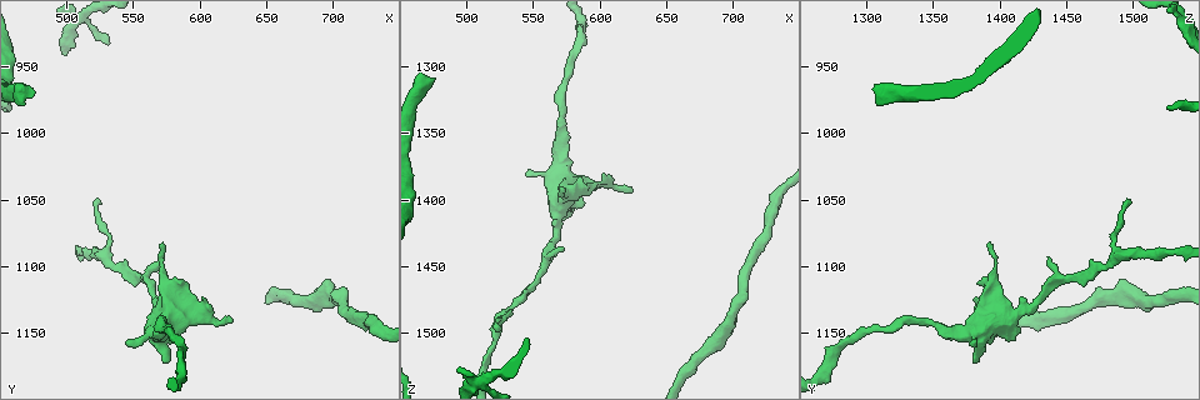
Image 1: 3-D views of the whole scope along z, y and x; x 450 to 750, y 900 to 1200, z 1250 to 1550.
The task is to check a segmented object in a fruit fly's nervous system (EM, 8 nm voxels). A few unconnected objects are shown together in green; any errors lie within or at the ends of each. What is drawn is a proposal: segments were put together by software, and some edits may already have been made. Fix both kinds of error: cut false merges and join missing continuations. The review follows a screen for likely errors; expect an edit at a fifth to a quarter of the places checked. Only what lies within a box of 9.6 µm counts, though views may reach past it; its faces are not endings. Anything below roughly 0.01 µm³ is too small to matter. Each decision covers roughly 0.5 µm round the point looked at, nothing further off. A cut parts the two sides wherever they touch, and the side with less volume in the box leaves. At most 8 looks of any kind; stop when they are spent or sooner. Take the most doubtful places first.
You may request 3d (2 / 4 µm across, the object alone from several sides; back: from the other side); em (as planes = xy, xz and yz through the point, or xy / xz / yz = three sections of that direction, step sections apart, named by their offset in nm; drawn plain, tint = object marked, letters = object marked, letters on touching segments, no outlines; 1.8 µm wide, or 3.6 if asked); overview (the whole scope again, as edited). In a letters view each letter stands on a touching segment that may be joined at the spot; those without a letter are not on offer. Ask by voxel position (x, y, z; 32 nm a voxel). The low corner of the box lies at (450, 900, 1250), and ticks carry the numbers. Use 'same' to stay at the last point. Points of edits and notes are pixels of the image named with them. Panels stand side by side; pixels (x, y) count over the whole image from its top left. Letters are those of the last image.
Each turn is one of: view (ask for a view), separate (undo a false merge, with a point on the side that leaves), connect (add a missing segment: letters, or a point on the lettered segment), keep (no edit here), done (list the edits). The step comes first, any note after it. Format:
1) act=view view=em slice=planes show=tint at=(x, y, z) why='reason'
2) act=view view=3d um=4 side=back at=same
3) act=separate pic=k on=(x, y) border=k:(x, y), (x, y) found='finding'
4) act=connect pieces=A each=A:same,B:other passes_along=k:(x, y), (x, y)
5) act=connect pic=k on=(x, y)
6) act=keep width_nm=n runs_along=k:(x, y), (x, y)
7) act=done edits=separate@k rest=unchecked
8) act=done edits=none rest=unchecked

act=view view=3d um=4 side=back at=(626, 1140, 1394) why='free end'

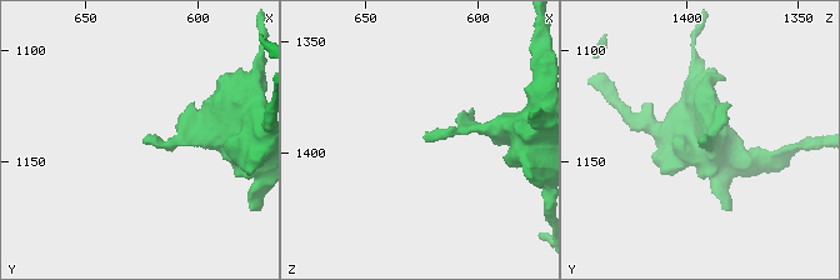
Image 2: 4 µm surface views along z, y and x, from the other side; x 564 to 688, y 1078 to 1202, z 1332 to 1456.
act=view view=em slice=planes show=tint at=(625, 1139, 1393) why='shape alone is not enough'

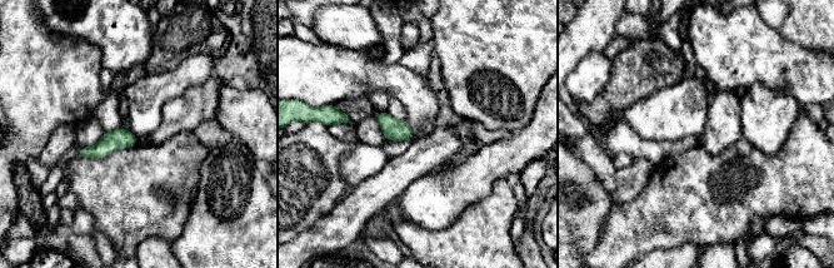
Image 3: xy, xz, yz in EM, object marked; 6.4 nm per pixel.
act=view view=em slice=planes show=letters at=same why='see the neighbours'

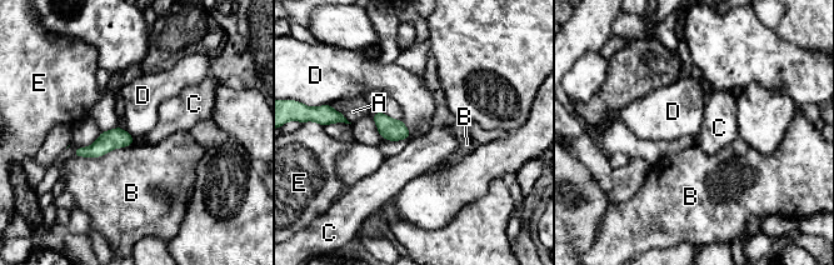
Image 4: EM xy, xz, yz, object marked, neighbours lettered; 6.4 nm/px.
act=keep each=A:other,B:other,C:other,D:other,E:other runs_along=4:(130, 140), (76, 153) found='none of them fits'

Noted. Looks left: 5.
act=view view=em slice=yz step=4 show=letters at=(546, 1158, 1382) why='thin end'

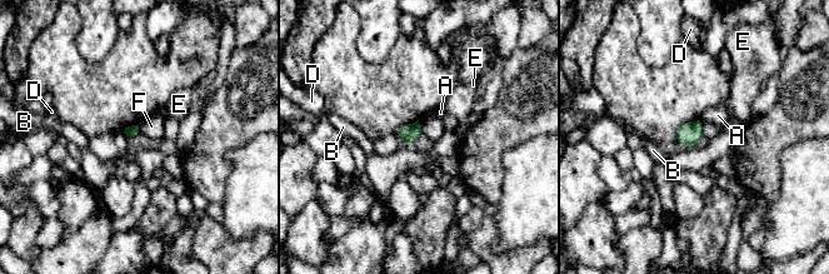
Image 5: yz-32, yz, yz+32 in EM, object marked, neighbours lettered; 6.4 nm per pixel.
act=view view=em slice=planes show=letters at=same

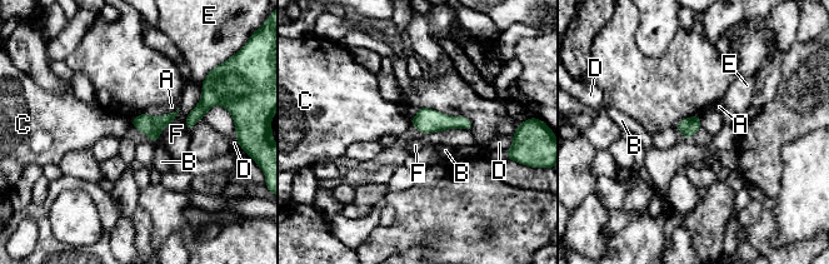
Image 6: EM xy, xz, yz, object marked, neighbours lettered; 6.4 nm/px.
act=keep each=A:other,B:other,C:other,D:other,E:other,F:other border=6:(201, 83), (189, 130) found='none of them fits'

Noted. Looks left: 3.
act=view view=em slice=planes show=letters at=(572, 1142, 1338) why='sudden change in width'

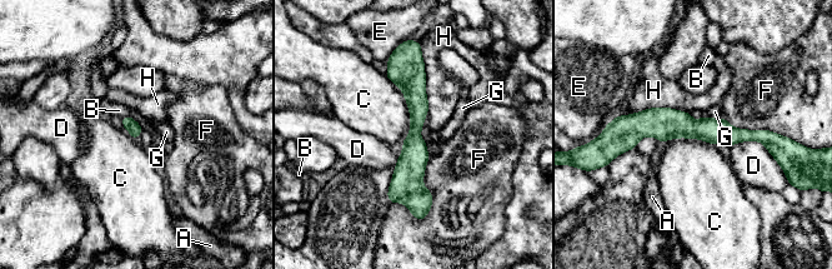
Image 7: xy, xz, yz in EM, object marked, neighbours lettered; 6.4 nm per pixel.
act=keep longest_contact=C:440nm each=A:other,B:other,C:other,D:other,E:other,F:other,G:other,H:other border=7:(385, 75), (407, 106), (404, 140) found='one cell here'

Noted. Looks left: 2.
act=done edits=none rest=unchecked

